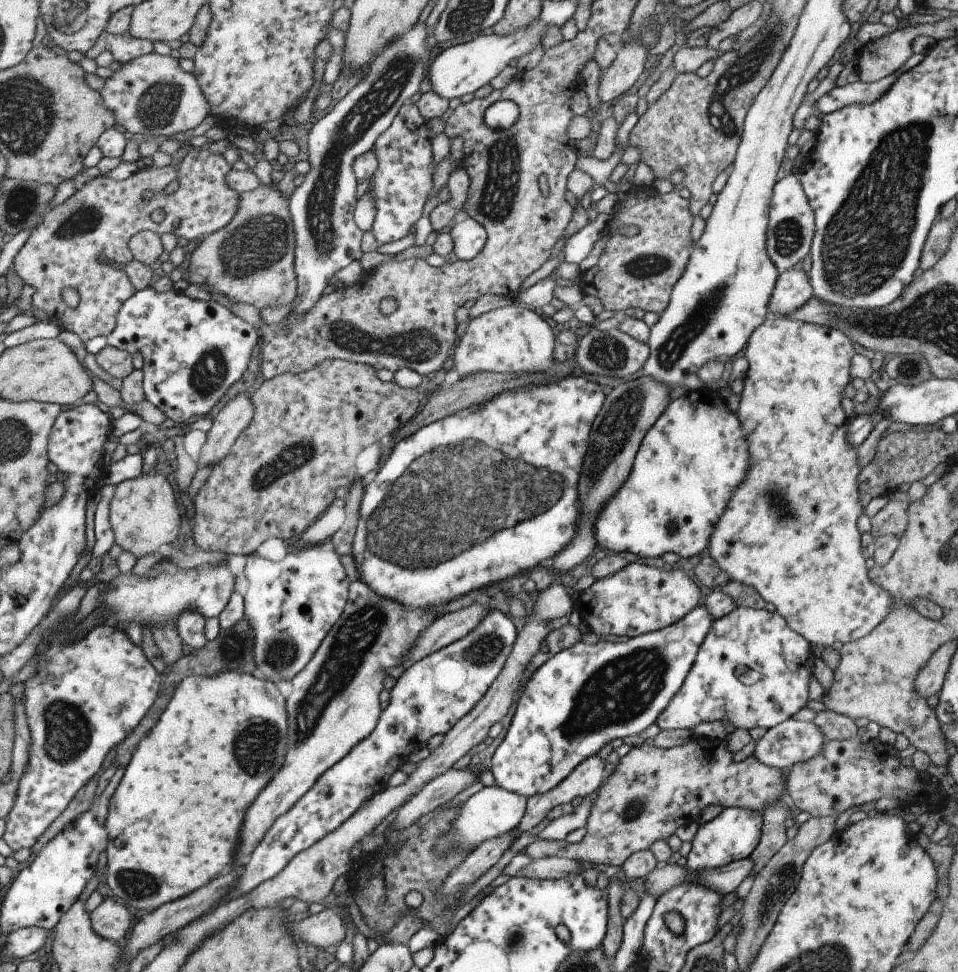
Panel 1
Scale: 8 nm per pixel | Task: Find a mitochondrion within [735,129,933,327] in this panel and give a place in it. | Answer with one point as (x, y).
(788, 234)

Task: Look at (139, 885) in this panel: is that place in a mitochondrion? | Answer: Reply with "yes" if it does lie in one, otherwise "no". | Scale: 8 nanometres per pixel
yes

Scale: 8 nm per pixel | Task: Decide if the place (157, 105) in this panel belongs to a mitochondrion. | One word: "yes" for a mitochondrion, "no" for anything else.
yes

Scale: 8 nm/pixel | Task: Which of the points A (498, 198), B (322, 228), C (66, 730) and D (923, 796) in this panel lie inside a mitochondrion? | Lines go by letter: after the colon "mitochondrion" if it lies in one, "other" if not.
A: mitochondrion
B: mitochondrion
C: mitochondrion
D: other

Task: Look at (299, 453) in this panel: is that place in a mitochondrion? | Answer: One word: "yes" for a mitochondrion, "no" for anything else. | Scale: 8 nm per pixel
yes

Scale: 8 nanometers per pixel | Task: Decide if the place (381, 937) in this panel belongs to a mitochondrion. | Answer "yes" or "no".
no

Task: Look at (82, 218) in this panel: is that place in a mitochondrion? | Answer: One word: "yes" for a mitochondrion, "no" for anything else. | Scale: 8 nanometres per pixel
yes

